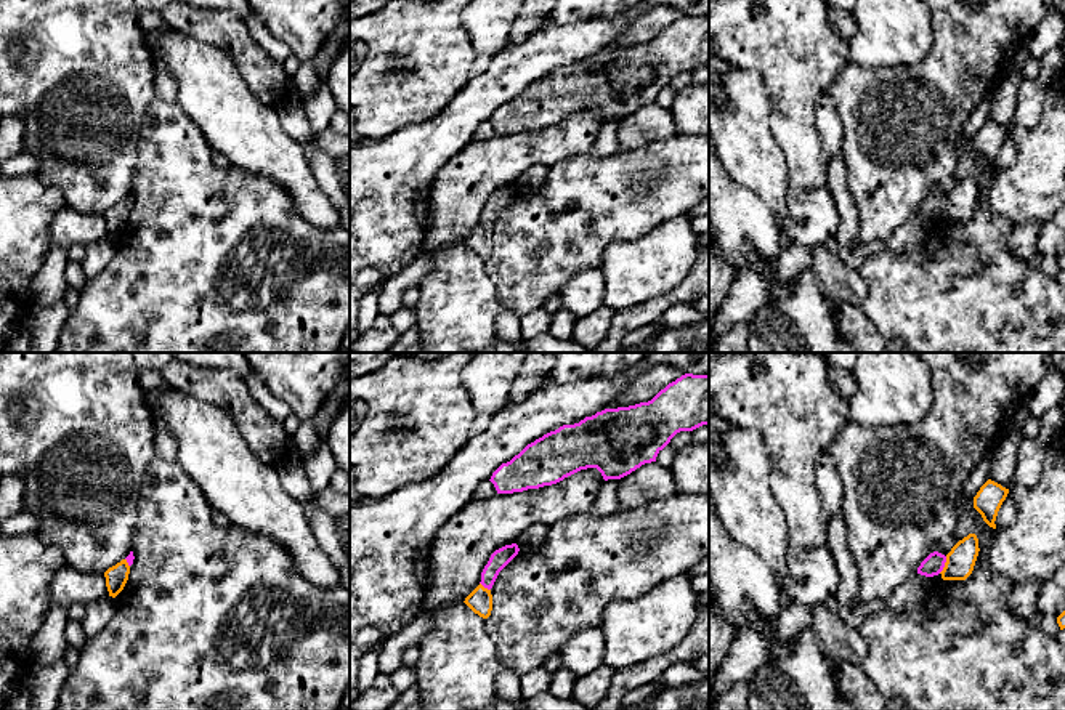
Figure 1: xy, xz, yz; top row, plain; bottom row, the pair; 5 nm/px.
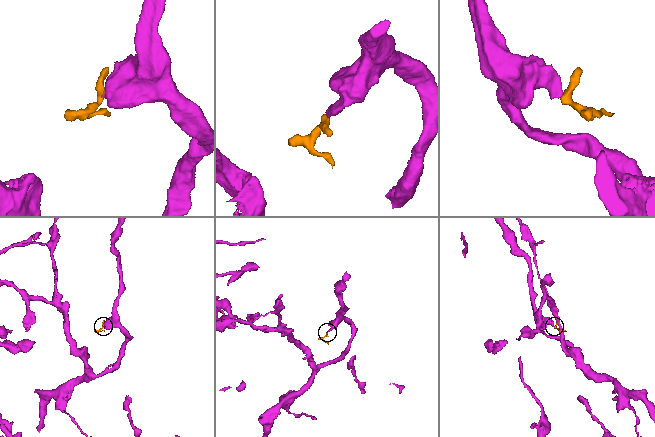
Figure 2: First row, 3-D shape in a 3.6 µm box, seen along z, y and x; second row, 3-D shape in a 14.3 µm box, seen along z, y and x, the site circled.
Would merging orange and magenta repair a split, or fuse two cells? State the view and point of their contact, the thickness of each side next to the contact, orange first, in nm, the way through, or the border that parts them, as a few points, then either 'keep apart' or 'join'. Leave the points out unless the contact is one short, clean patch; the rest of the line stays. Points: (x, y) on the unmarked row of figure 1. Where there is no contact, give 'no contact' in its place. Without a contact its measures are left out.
contact yz (945, 205); calibres 140 and 100 nm; border yz (947, 197), (945, 207), (939, 213); keep apart

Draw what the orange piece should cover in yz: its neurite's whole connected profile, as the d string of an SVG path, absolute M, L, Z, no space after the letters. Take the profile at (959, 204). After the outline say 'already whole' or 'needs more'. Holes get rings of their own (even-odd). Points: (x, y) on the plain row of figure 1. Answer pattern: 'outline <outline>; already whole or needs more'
outline M969 175L959 181L946 196L946 204L941 215L943 221L966 221L975 207L978 197L978 180L975 175Z; already whole

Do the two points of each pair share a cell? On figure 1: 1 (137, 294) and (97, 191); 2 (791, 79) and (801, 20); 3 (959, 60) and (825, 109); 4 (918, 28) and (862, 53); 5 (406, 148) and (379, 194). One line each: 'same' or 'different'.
1: different
2: same
3: different
4: same
5: same

